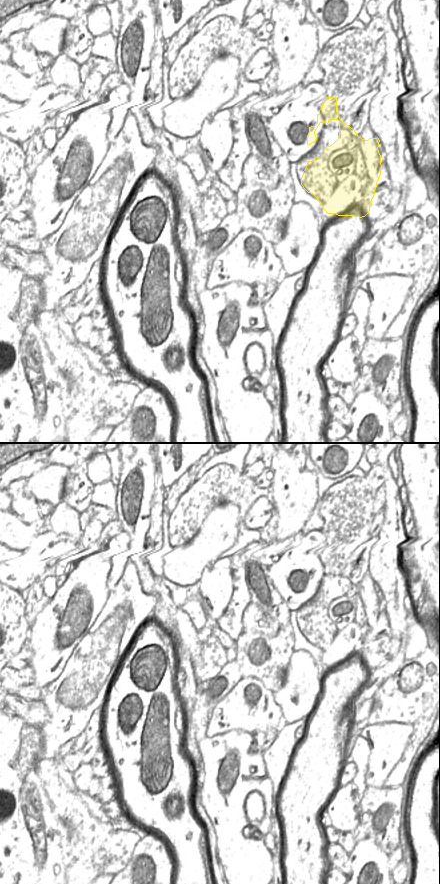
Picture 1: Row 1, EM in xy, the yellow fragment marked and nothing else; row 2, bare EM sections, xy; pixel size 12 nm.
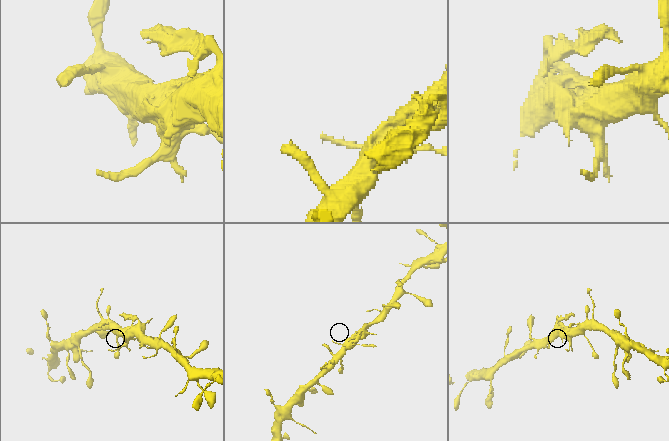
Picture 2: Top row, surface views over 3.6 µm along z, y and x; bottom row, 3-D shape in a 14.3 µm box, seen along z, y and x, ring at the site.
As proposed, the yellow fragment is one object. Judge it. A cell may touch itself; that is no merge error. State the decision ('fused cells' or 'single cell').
fused cells

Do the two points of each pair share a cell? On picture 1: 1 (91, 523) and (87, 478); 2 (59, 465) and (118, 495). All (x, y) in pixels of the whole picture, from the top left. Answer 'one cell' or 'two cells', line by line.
1: two cells
2: two cells

